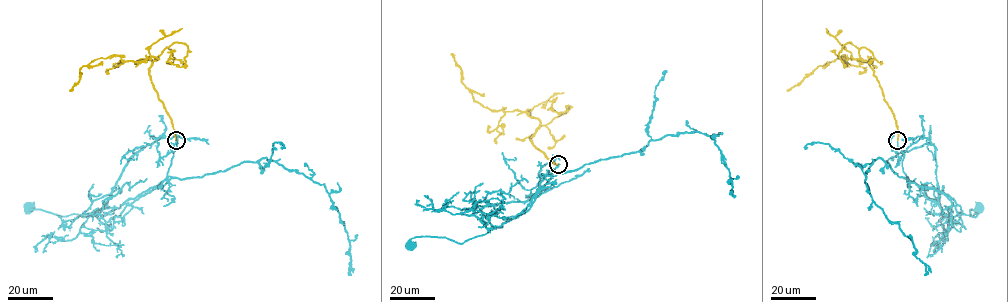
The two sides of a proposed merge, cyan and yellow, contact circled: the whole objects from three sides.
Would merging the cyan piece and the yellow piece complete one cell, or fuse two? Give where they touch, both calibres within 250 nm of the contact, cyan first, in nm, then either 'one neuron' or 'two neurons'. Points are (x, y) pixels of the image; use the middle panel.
at (558, 164); 280 nm thick on the cyan side, 260 nm on the other; two neurons

